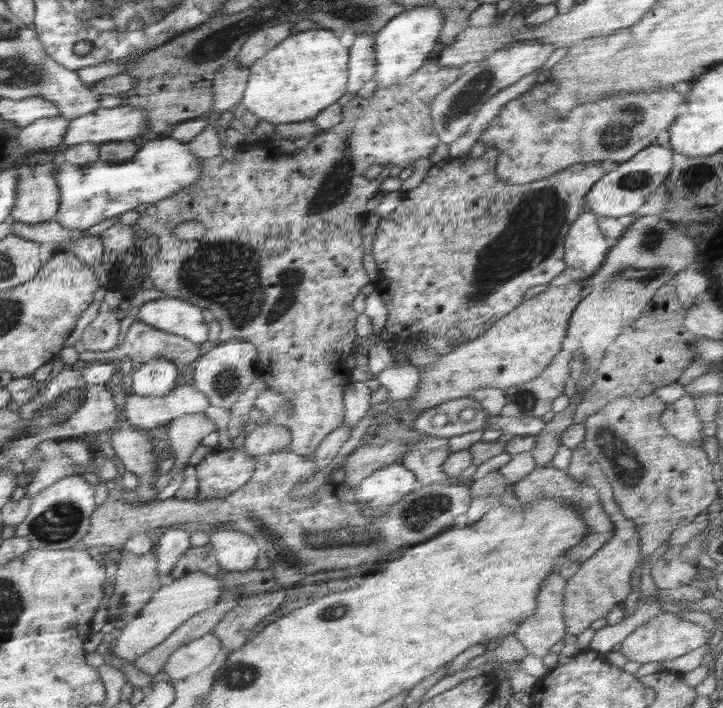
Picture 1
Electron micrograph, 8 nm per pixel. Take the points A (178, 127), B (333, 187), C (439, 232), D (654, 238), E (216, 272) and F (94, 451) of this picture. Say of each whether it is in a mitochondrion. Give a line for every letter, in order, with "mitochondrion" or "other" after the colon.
A: other
B: mitochondrion
C: other
D: mitochondrion
E: mitochondrion
F: other

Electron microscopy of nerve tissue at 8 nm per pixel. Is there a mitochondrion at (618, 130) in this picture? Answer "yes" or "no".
yes

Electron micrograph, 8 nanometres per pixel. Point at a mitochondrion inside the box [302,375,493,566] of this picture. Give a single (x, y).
(424, 509)

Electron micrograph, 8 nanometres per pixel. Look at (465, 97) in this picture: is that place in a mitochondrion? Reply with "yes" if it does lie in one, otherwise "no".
yes

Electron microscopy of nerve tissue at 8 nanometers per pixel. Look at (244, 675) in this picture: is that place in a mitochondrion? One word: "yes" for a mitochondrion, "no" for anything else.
yes

